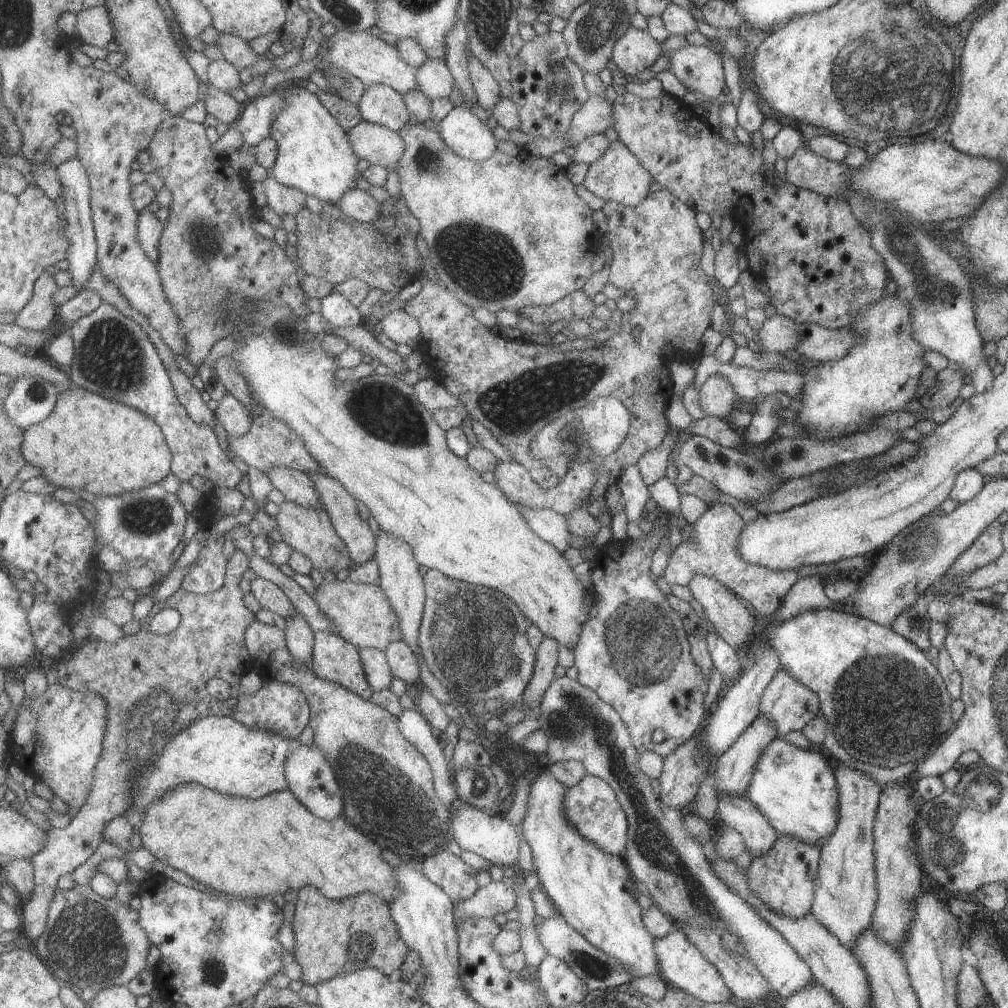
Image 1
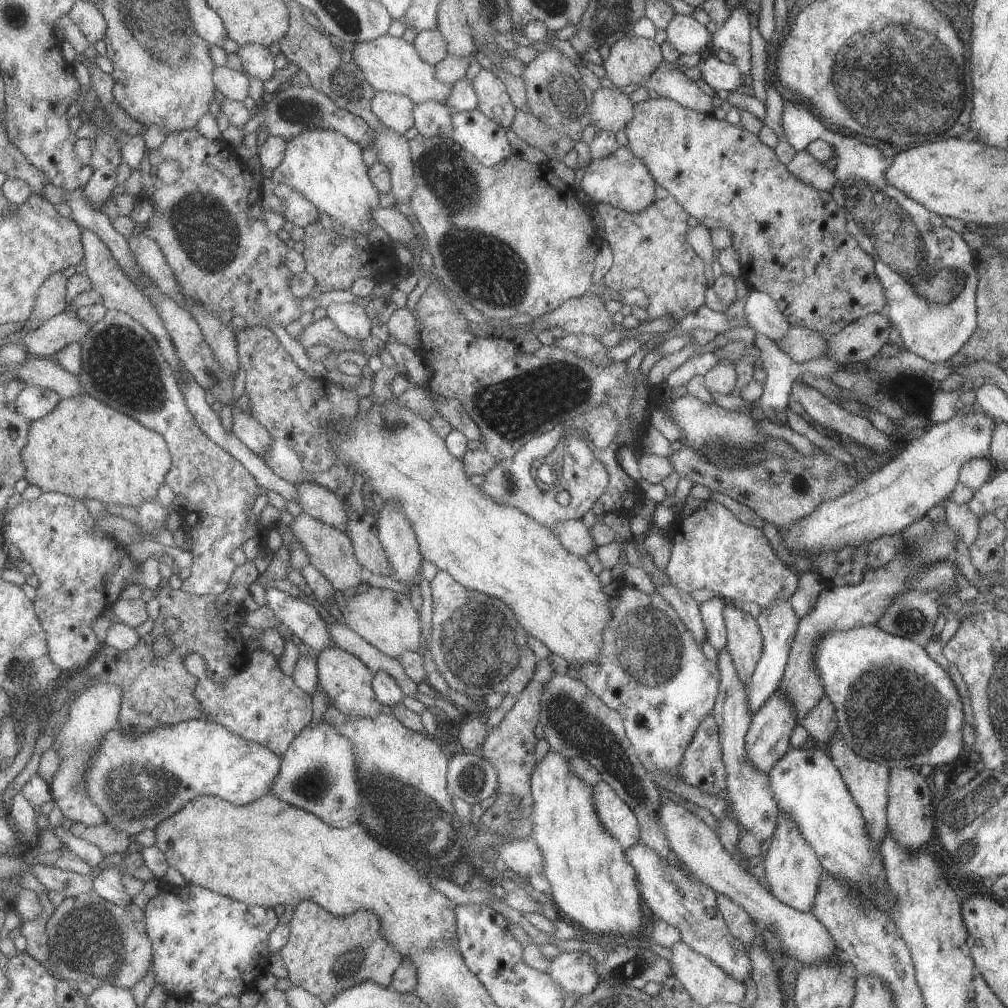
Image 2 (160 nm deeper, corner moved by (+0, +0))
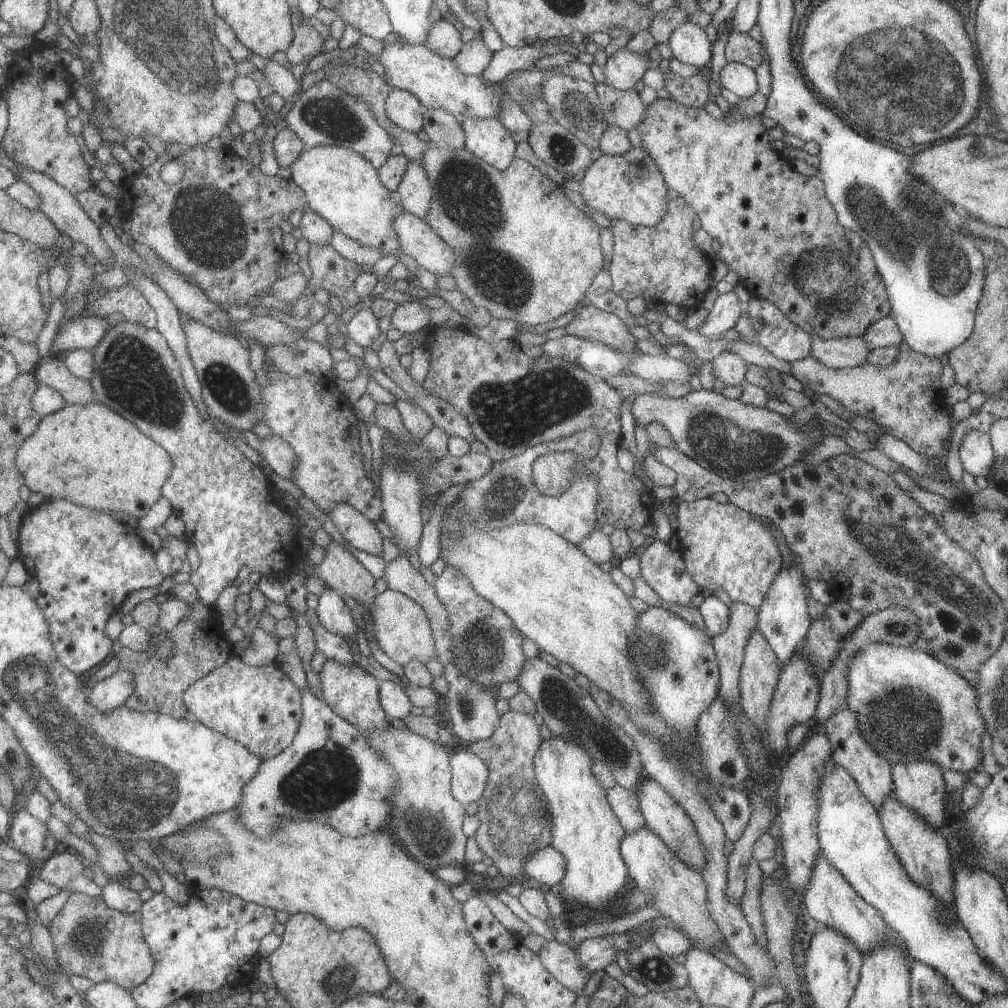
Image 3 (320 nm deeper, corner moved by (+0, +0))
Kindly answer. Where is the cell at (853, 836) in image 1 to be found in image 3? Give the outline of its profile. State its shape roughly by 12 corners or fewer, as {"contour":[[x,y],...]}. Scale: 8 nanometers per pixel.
{"contour":[[848,706],[823,722],[832,760],[876,808],[894,791],[893,766]]}

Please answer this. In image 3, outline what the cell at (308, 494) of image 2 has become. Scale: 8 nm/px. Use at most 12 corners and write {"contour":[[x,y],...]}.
{"contour":[[338,503],[330,515],[352,546],[382,556],[374,521]]}

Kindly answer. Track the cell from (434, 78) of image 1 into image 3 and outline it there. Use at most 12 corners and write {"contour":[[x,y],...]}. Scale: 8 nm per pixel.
{"contour":[[475,36],[453,59],[462,74],[478,76],[493,54]]}

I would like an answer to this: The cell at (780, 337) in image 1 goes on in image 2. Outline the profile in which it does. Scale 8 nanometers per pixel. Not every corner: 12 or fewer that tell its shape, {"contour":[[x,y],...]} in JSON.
{"contour":[[794,327],[776,343],[797,363],[824,359],[827,338]]}

